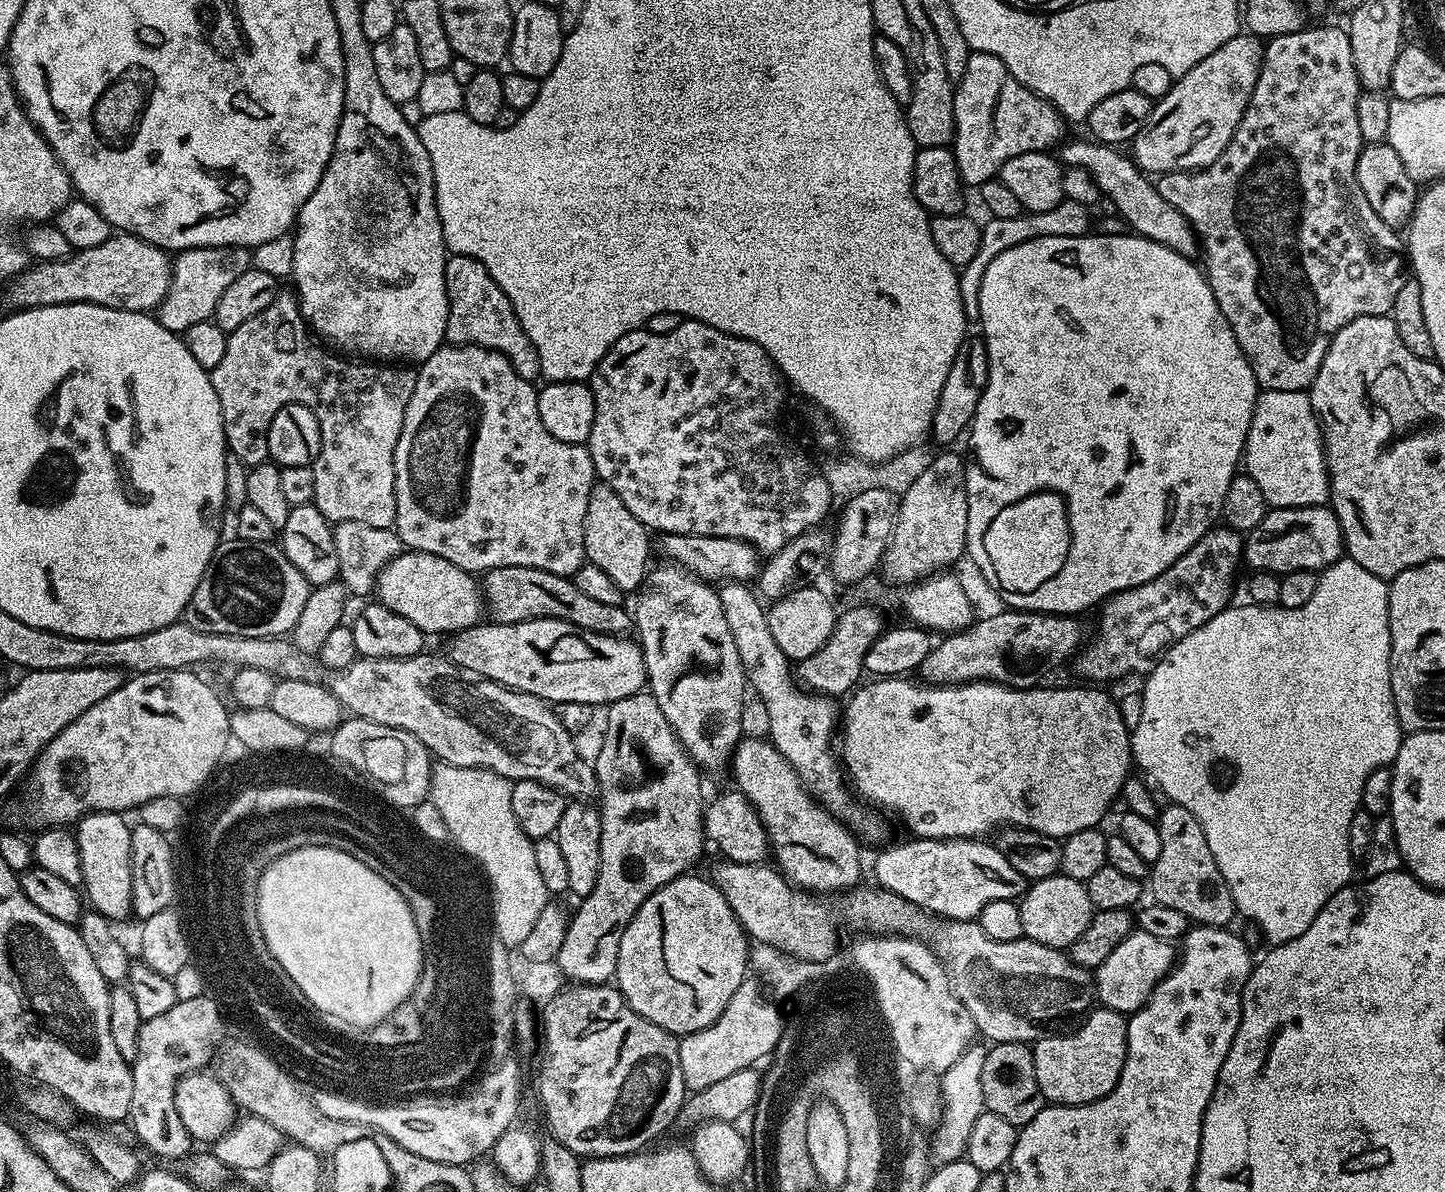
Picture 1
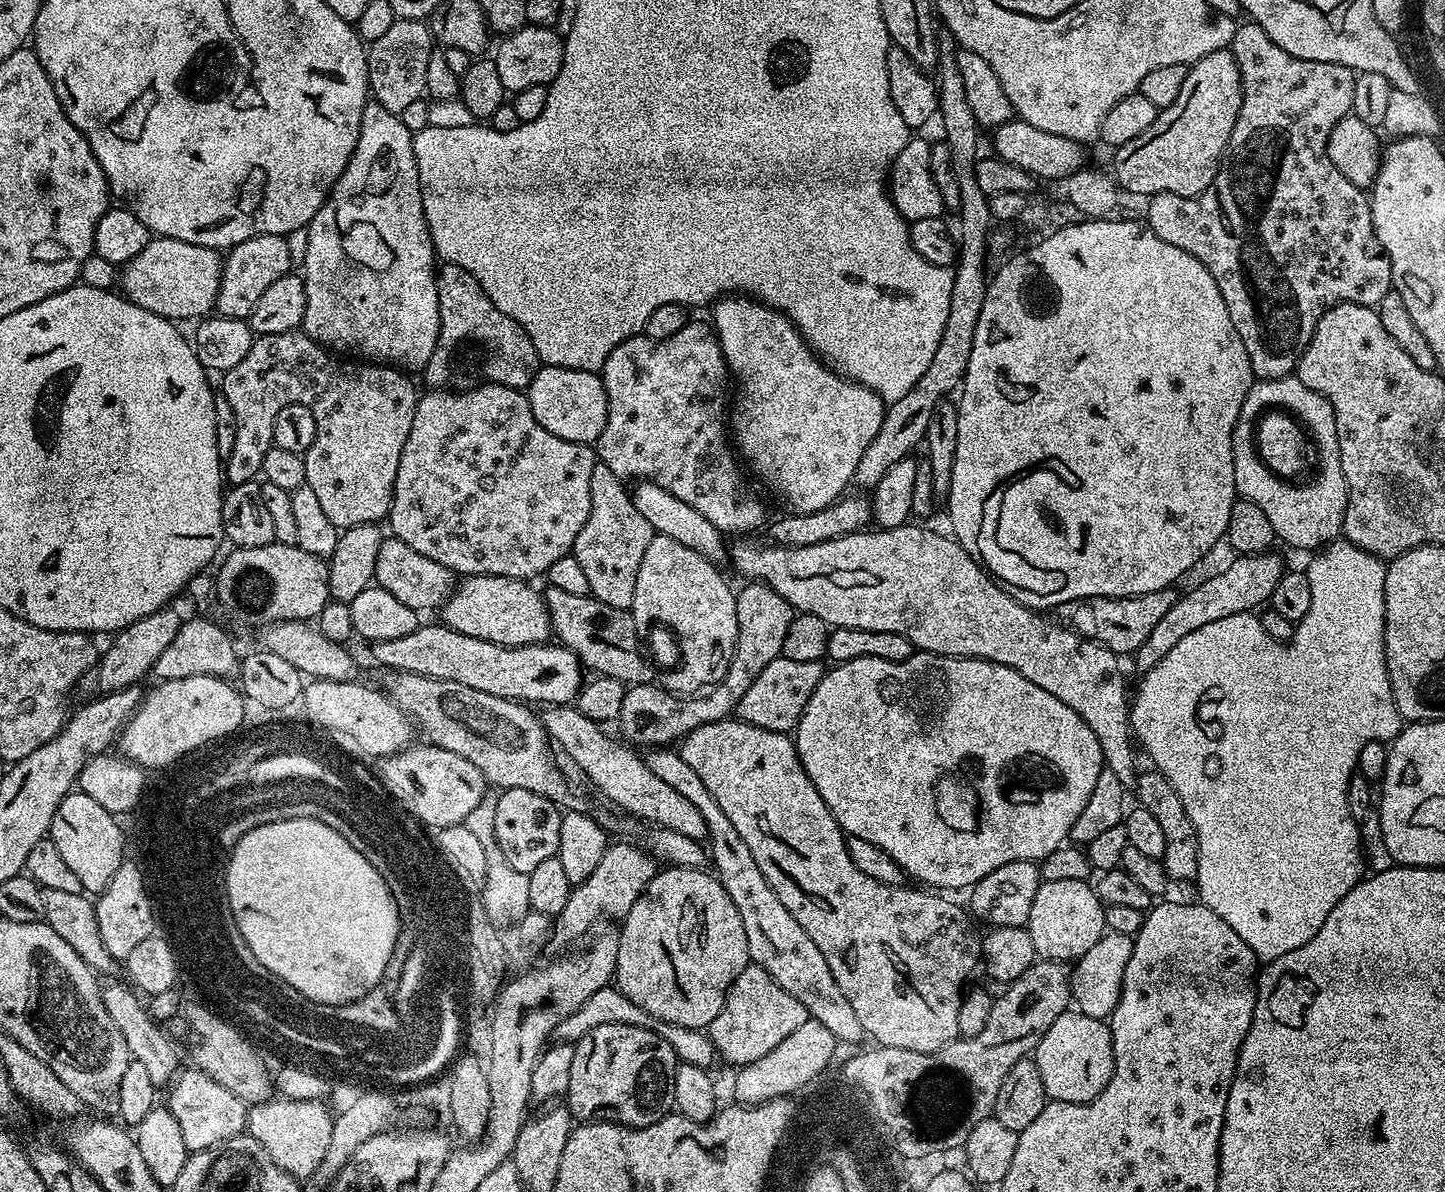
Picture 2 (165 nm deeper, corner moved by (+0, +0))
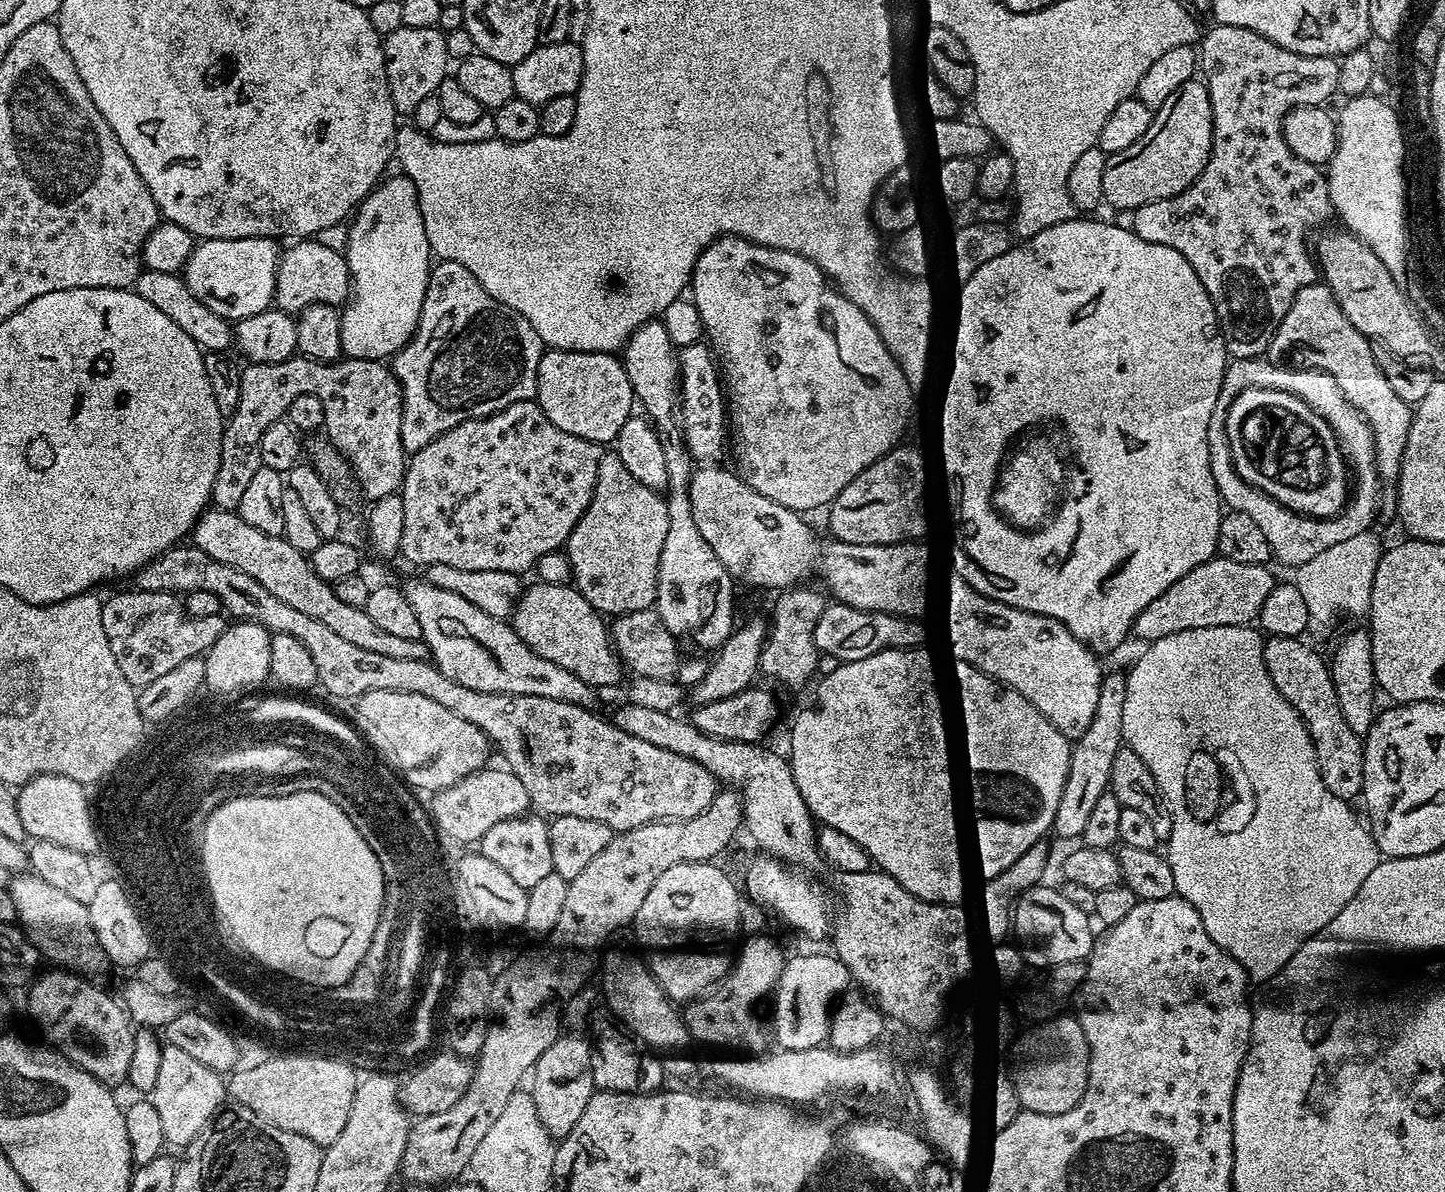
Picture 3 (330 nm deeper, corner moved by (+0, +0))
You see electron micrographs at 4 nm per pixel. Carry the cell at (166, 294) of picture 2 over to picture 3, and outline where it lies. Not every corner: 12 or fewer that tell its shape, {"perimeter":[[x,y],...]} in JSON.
{"perimeter":[[200,240],[184,285],[223,320],[269,311],[277,241]]}

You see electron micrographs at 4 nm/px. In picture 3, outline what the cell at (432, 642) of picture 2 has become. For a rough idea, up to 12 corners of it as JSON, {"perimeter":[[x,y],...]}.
{"perimeter":[[205,510],[192,527],[202,554],[250,574],[286,606],[385,658],[425,659],[420,640],[378,630],[346,606],[307,555]]}

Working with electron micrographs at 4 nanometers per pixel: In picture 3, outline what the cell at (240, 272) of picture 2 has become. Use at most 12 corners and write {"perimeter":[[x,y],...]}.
{"perimeter":[[316,238],[279,253],[274,304],[298,314],[350,295],[343,255]]}

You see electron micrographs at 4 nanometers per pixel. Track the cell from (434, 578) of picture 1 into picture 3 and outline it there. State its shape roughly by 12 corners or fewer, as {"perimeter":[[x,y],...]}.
{"perimeter":[[568,584],[521,591],[510,625],[593,689],[622,665],[606,624]]}

